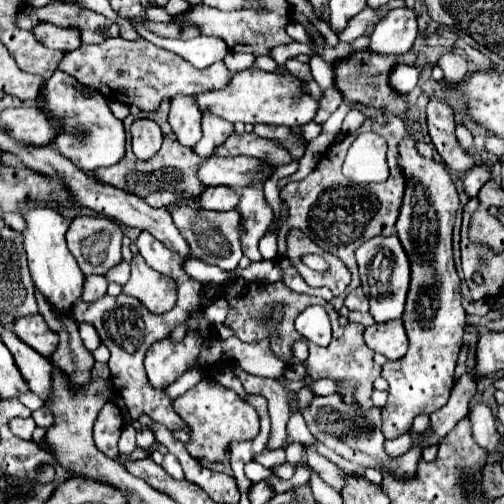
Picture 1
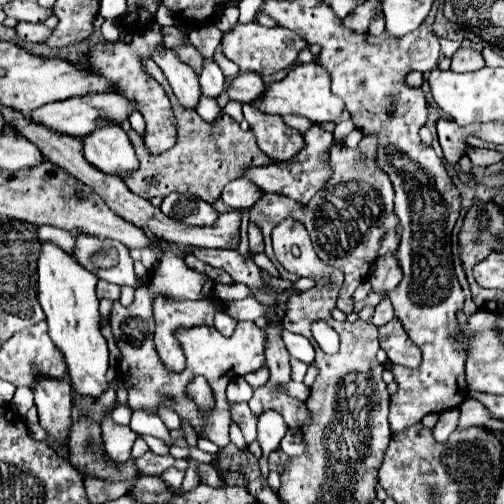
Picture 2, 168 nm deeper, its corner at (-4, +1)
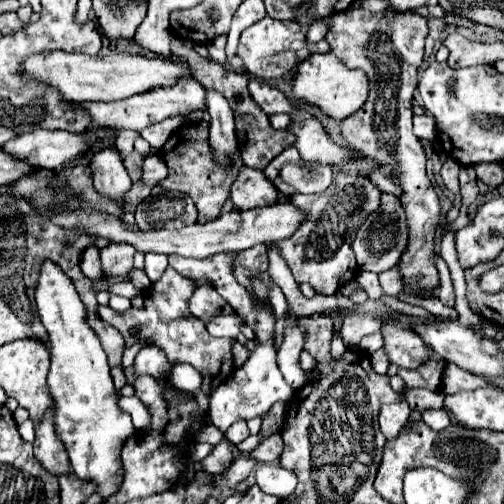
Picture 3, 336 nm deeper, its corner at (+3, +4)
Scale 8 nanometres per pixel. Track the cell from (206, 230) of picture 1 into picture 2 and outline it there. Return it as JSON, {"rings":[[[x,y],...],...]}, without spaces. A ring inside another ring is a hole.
{"rings":[[[172,193],[172,195],[164,197],[160,211],[170,219],[182,221],[186,225],[200,225],[200,227],[212,225],[218,217],[216,209],[210,203],[198,199],[190,193]]]}

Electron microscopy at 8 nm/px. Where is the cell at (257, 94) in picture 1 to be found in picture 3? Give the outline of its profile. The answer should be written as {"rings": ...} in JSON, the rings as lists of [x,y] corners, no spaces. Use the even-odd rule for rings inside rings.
{"rings":[[[331,52],[327,54],[311,54],[307,60],[303,60],[297,66],[297,74],[291,82],[293,96],[309,106],[319,108],[323,114],[327,114],[333,120],[343,120],[355,110],[363,106],[367,100],[367,90],[369,90],[369,80],[365,72],[361,70],[349,70],[345,68]]]}

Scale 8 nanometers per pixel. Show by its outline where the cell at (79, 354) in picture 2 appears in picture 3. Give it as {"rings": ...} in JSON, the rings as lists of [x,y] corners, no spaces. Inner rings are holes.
{"rings":[[[53,260],[41,264],[35,302],[39,318],[49,334],[51,370],[47,384],[53,396],[57,434],[67,448],[75,476],[97,482],[97,492],[107,498],[119,490],[123,480],[119,450],[127,436],[135,432],[131,416],[117,406],[117,392],[109,374],[107,356],[97,334],[87,324],[85,304],[81,302],[75,284],[65,272],[61,272],[61,268],[57,268],[57,264],[53,264]]]}

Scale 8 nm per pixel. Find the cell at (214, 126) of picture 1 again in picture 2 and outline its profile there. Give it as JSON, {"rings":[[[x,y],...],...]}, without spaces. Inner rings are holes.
{"rings":[[[200,97],[200,101],[198,101],[198,105],[196,105],[196,113],[204,119],[204,121],[208,121],[208,123],[212,123],[214,119],[216,119],[216,115],[220,113],[220,107],[218,107],[218,103],[214,101],[214,99],[208,99],[208,97]]]}

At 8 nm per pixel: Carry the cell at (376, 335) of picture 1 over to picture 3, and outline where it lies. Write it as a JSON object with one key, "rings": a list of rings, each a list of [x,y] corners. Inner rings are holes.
{"rings":[[[395,320],[383,322],[381,326],[381,334],[383,334],[383,350],[389,358],[389,362],[401,366],[401,368],[417,368],[427,360],[427,350],[425,344],[421,340],[421,336],[417,336],[417,332],[413,332],[413,328],[405,328]]]}

